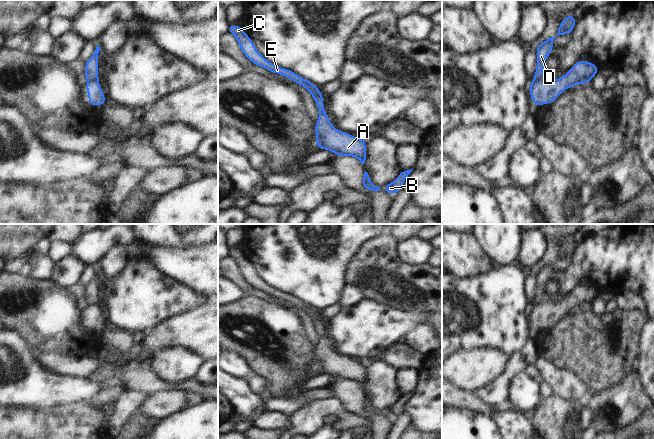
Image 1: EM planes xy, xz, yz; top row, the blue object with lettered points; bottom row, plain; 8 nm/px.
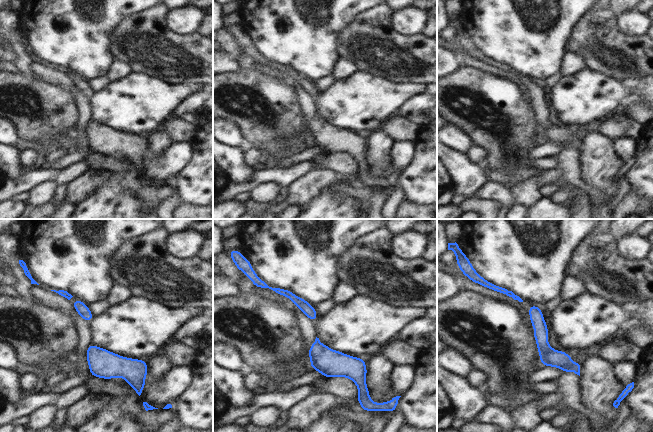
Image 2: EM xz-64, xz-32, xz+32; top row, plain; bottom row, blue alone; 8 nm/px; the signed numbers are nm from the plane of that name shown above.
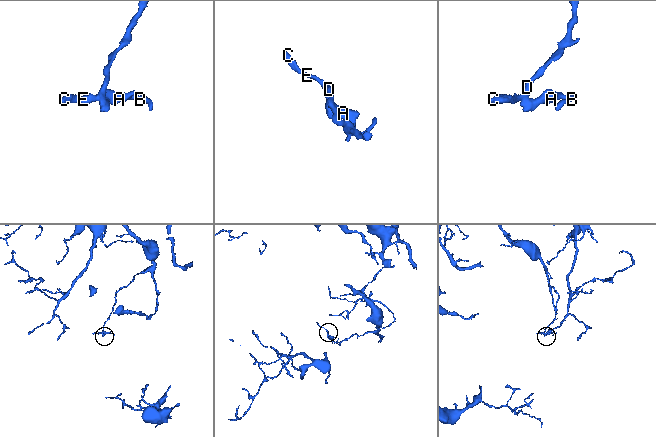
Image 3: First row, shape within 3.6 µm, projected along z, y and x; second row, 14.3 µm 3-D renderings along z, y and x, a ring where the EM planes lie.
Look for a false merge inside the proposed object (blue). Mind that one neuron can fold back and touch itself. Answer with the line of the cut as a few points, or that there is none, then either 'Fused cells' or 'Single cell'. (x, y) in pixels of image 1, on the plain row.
Split along xy (97, 303), (88, 306). Fused cells

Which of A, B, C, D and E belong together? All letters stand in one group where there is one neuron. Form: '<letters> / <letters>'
A B / C D E

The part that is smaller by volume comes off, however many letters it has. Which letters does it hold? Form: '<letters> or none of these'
A, B

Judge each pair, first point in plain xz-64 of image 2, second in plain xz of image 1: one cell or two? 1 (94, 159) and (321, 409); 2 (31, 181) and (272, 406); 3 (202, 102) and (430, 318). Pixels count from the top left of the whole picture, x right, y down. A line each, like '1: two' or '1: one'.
1: two
2: one
3: two

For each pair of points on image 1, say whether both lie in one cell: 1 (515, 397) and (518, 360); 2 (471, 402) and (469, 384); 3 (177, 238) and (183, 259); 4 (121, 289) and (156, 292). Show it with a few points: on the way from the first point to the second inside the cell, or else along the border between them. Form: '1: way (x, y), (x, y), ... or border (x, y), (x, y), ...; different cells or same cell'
1: border (523, 371), (520, 371), (512, 379), (508, 396); different cells
2: border (452, 383), (460, 389), (473, 392); different cells
3: border (203, 244), (197, 247), (157, 246); different cells
4: way (130, 292), (147, 292); same cell

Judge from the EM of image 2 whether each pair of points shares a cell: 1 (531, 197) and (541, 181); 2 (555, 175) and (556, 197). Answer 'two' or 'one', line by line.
1: one
2: one

